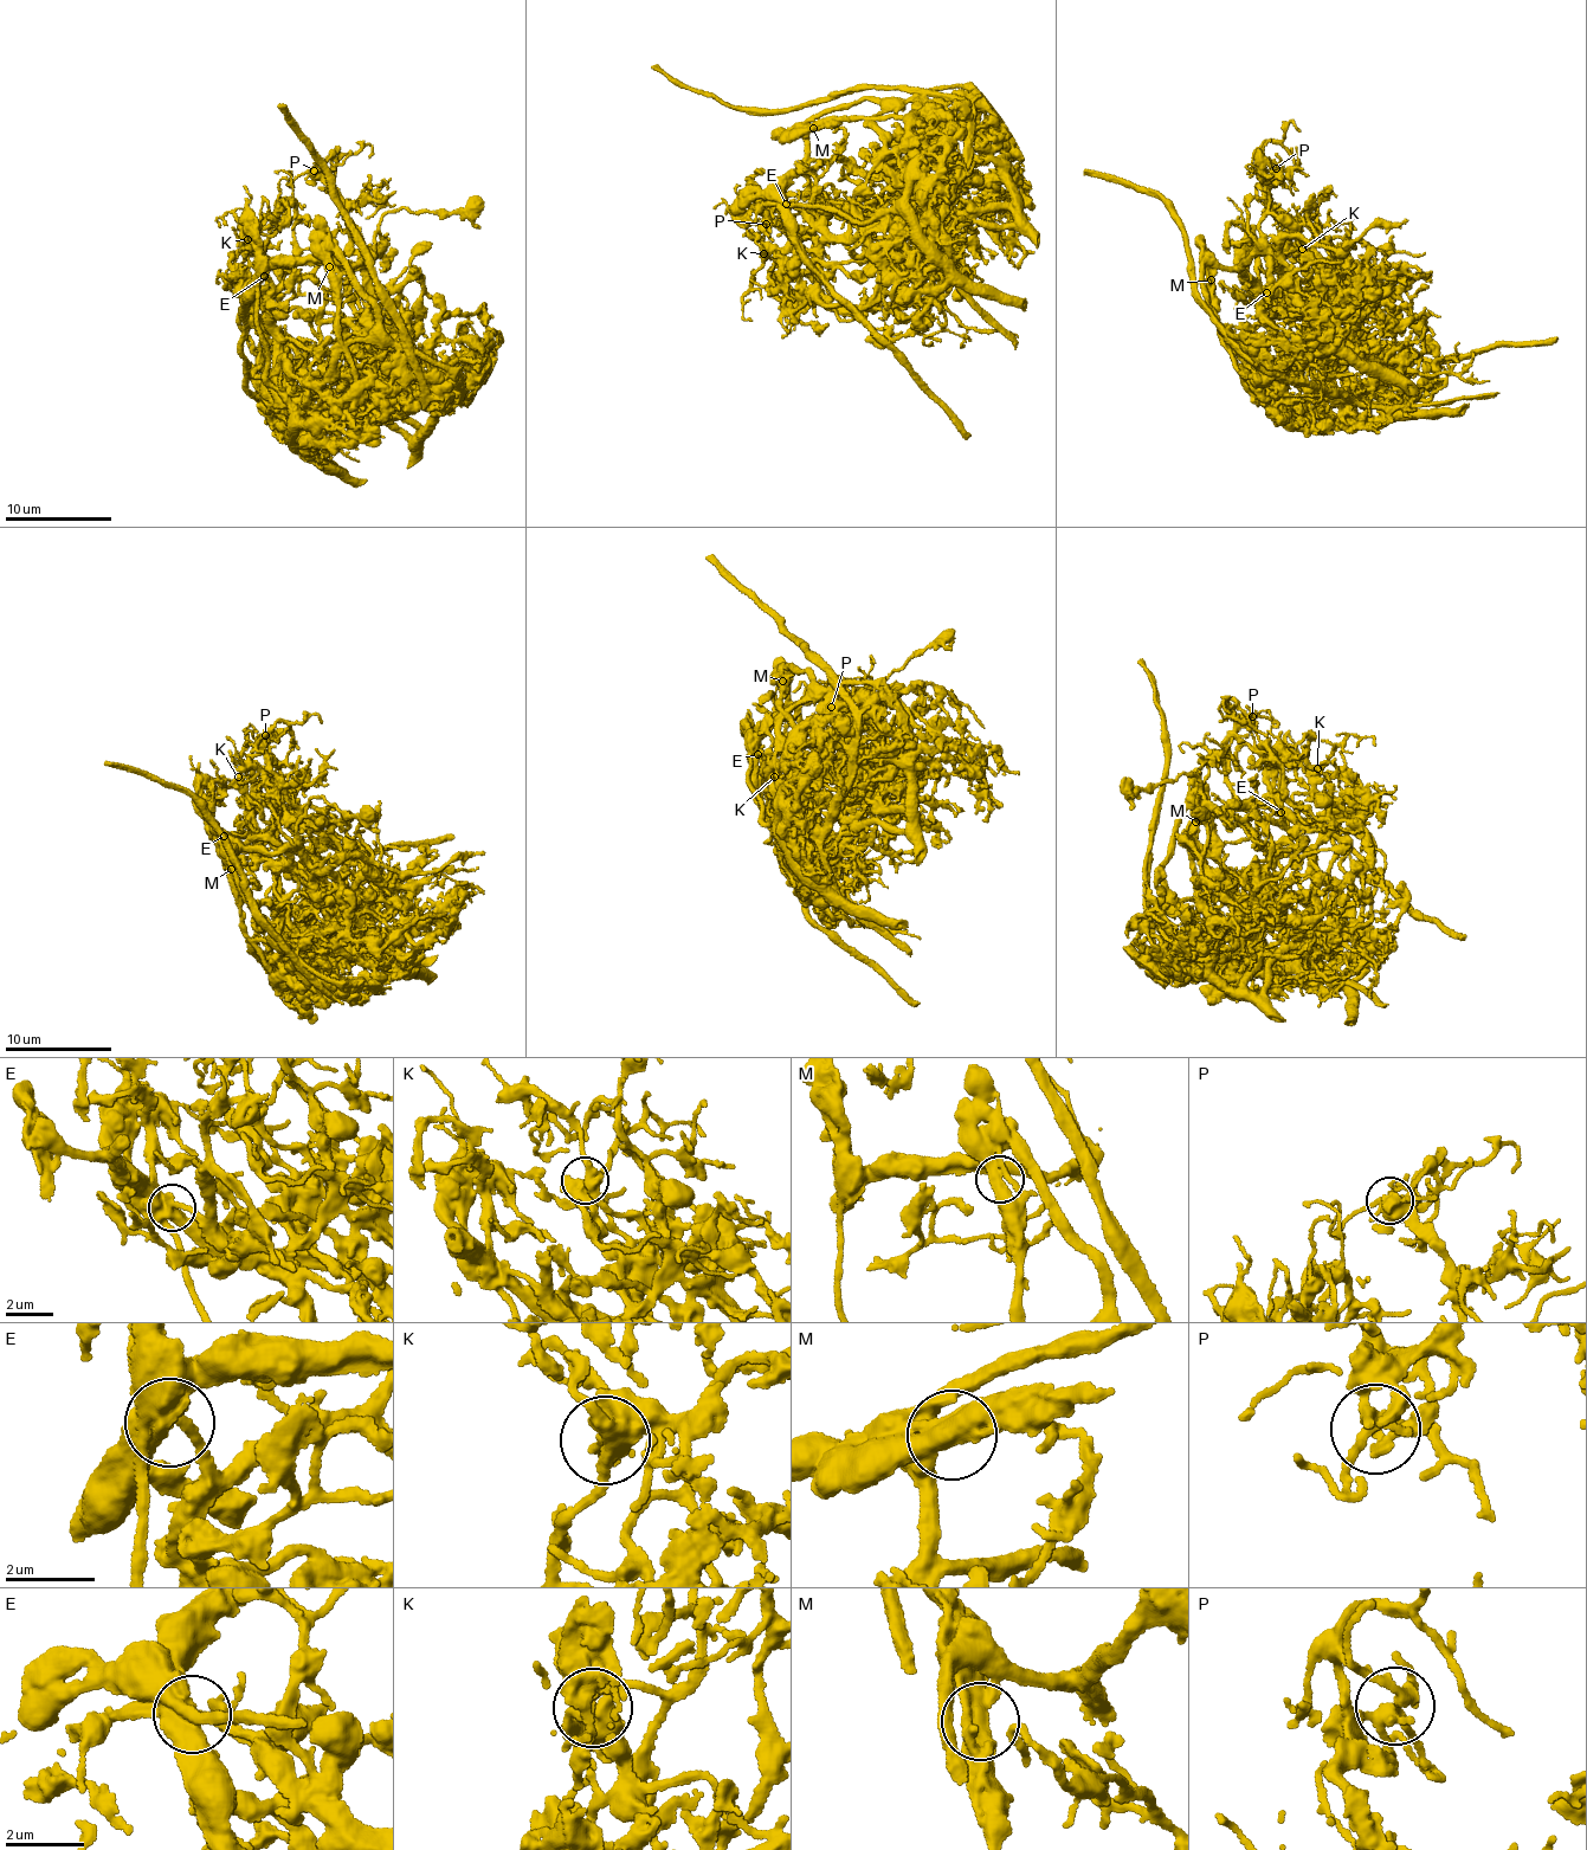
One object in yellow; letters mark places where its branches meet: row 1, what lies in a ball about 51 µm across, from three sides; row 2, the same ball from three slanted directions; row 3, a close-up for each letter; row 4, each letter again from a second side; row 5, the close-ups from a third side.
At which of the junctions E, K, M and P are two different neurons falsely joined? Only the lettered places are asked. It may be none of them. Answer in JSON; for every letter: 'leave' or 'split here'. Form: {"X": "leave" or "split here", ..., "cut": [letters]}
{"E": "split here", "K": "leave", "M": "split here", "P": "leave", "cut": ["E", "M"]}

